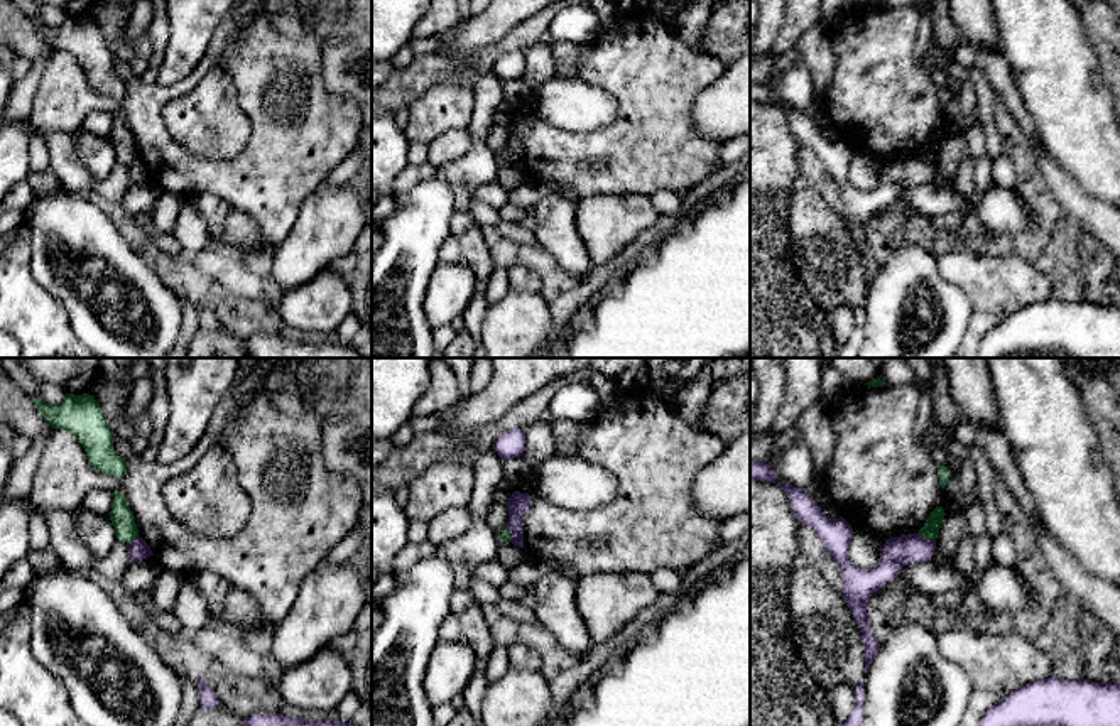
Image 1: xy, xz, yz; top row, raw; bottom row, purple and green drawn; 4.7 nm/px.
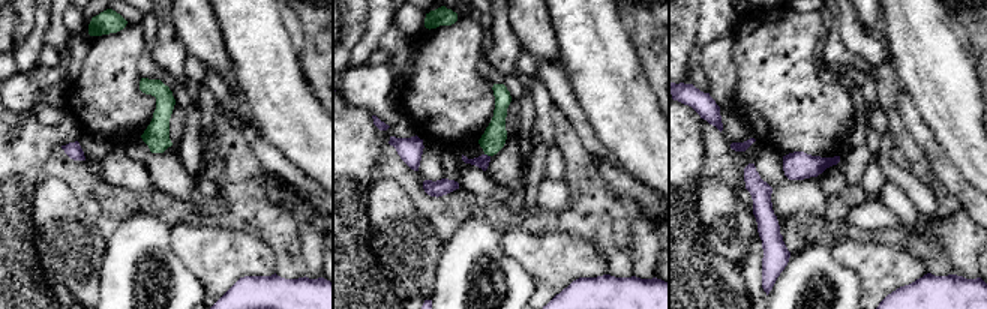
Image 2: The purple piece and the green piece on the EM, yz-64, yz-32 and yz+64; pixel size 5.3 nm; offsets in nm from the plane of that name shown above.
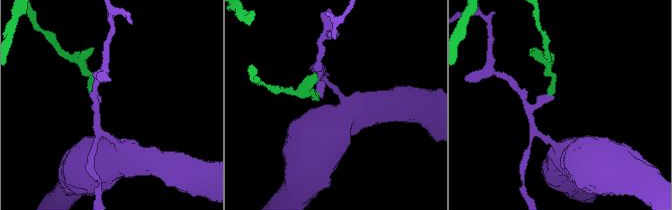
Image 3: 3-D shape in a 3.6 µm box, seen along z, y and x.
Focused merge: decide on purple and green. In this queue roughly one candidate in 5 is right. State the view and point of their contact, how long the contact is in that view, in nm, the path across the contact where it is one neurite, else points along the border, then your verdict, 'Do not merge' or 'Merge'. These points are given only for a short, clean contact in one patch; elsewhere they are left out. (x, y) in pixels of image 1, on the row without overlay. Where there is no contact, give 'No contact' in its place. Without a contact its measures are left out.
Touches purple at yz (926, 161). Shared border 100 nm. Boundary: yz (918, 154), (935, 162). Do not merge

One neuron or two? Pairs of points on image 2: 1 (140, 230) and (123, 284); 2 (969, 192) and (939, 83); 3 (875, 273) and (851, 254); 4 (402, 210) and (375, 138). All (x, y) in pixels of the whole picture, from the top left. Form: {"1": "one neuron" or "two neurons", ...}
{"1": "one neuron", "2": "two neurons", "3": "one neuron", "4": "two neurons"}

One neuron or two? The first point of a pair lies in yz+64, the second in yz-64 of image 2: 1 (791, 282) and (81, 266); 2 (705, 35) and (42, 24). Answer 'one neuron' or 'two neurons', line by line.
1: two neurons
2: one neuron

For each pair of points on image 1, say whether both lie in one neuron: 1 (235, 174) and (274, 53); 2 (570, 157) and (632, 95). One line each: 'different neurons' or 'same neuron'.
1: same neuron
2: same neuron

